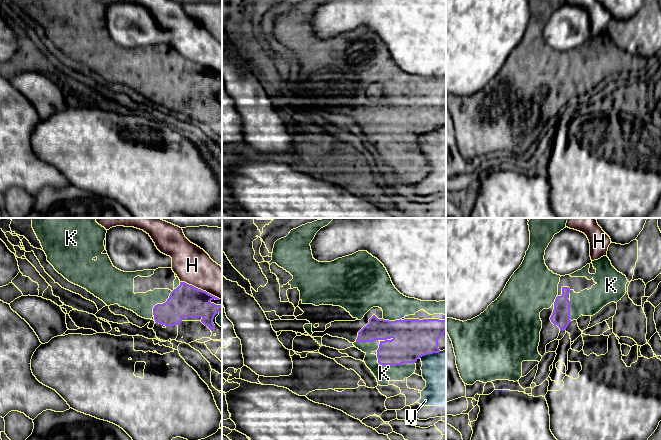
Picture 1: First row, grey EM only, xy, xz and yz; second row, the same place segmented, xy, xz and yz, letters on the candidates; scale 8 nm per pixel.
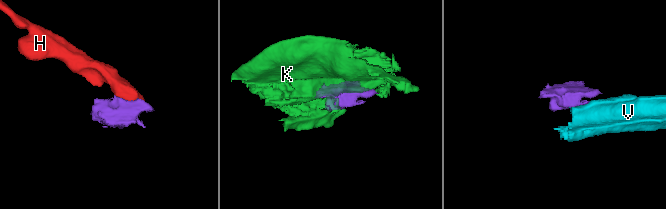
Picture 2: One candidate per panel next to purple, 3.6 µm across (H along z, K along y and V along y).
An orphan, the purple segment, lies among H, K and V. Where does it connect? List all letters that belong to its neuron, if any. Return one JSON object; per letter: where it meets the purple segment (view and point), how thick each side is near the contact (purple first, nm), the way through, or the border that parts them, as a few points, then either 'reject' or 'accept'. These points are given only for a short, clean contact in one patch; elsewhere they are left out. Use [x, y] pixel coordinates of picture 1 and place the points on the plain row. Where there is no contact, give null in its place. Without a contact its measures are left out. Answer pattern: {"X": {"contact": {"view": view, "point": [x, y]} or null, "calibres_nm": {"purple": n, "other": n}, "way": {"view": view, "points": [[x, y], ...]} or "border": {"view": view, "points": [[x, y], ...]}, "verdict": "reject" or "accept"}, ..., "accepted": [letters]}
{"H": {"contact": {"view": "xy", "point": [200, 65]}, "calibres_nm": {"purple": 260, "other": 300}, "verdict": "reject"}, "K": {"contact": {"view": "xz", "point": [393, 140]}, "calibres_nm": {"purple": 300, "other": 140}, "verdict": "accept"}, "V": {"contact": {"view": "xz", "point": [429, 129]}, "calibres_nm": {"purple": 320, "other": 340}, "border": {"view": "xz", "points": [[440, 127], [427, 129], [419, 133]]}, "verdict": "reject"}, "accepted": ["K"]}

